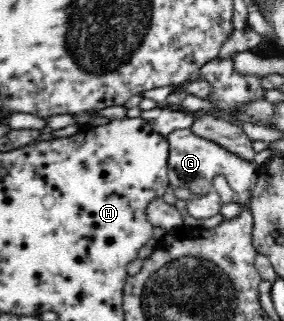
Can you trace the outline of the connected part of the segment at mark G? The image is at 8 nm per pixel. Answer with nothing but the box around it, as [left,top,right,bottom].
[167,129,260,207]

